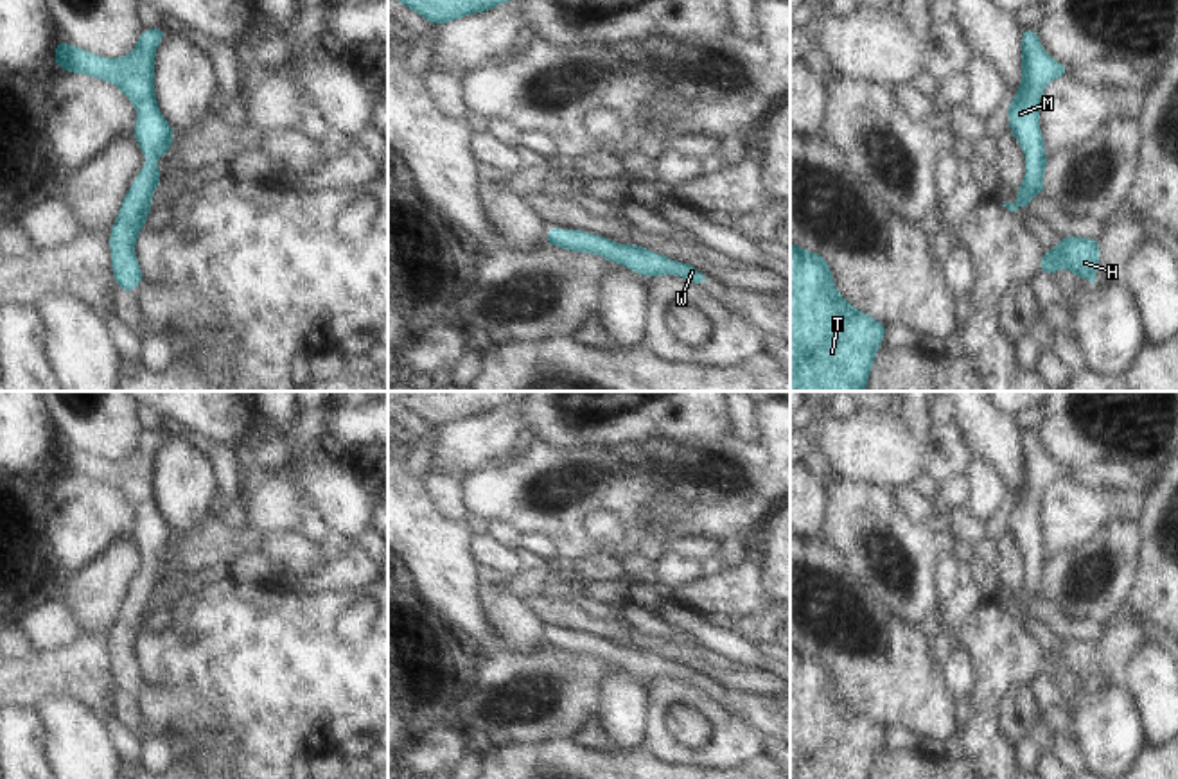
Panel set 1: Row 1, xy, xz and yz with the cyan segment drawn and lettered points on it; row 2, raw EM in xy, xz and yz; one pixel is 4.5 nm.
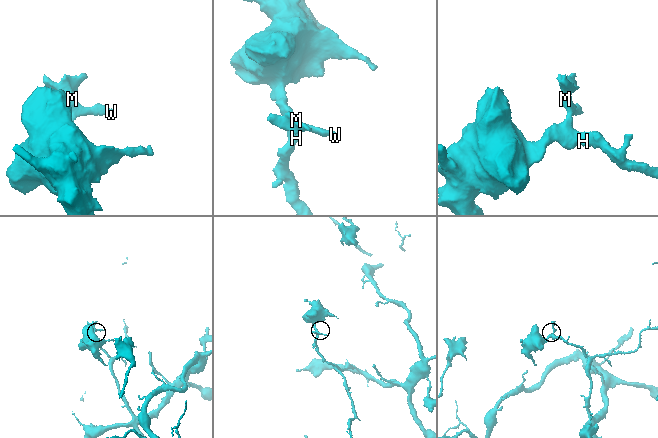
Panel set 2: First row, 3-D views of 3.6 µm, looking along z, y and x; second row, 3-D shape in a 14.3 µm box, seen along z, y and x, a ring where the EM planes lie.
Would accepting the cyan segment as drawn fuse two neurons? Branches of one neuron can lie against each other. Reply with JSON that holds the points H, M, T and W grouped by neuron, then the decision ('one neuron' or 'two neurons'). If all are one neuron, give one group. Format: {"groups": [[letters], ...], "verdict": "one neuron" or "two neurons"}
{"groups": [["H", "M", "T", "W"]], "verdict": "one neuron"}

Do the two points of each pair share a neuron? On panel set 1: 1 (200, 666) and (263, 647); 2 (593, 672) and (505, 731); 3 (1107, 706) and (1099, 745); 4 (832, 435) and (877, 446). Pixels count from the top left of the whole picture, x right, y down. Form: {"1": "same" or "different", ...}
{"1": "same", "2": "same", "3": "same", "4": "same"}

